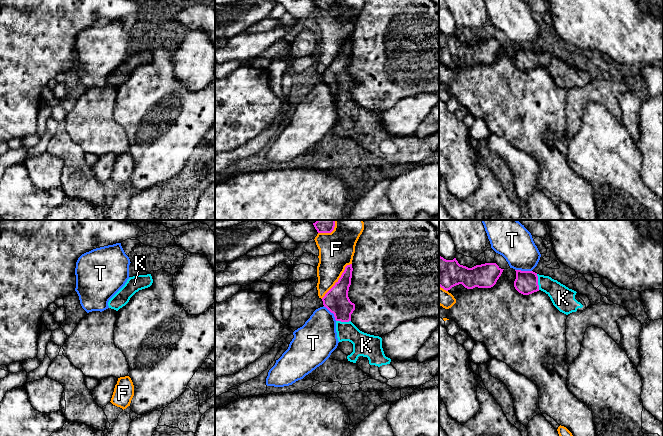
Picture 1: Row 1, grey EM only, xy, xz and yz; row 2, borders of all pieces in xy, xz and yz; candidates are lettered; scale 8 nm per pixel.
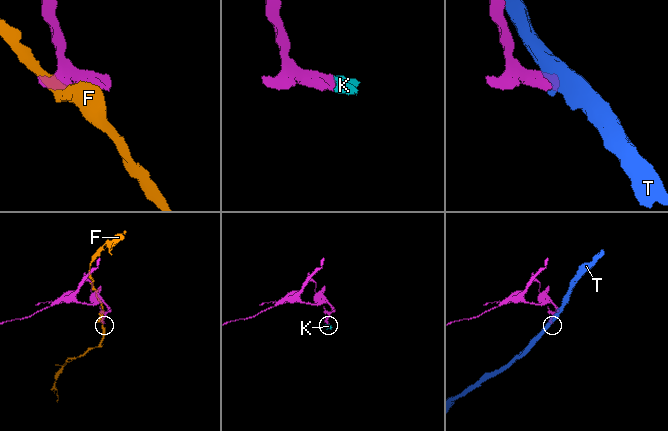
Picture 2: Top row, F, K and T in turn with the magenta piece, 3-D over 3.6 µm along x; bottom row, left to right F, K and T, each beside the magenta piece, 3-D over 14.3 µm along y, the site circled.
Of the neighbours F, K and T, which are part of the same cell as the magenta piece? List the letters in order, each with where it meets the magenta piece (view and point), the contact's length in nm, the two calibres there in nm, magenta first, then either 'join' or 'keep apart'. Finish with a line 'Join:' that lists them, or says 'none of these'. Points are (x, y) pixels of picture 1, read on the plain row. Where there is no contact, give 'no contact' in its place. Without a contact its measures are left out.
F: xz (338, 56) | 380 nm | 200/280 nm | keep apart
K: yz (537, 58) | 130 nm | 190/190 nm | join
T: xz (331, 88) | 160 nm | 200/320 nm | keep apart
Join: K

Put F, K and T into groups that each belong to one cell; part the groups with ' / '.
F / K / T

